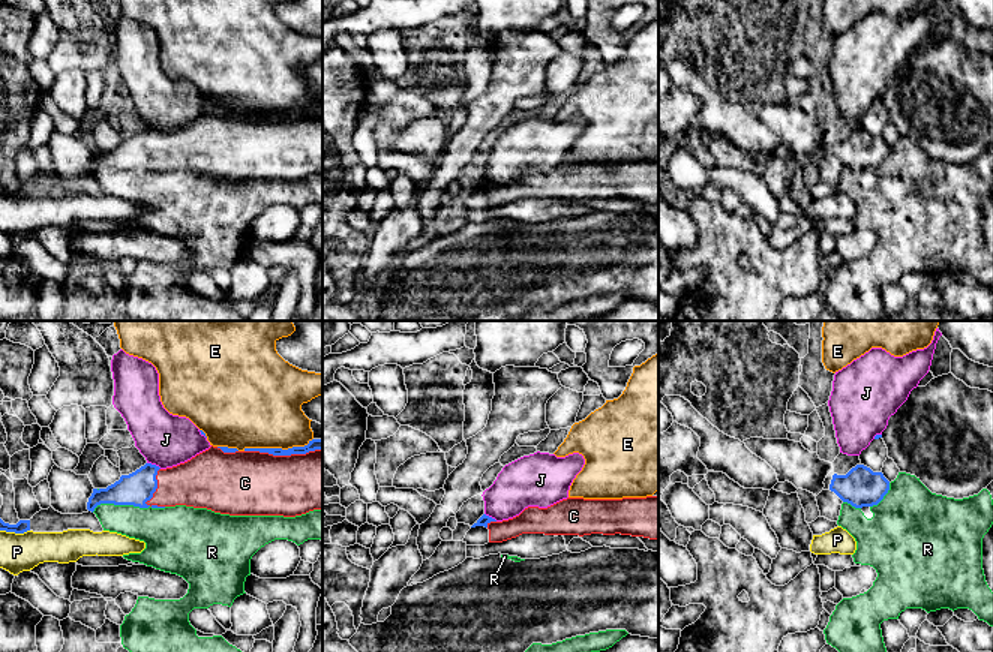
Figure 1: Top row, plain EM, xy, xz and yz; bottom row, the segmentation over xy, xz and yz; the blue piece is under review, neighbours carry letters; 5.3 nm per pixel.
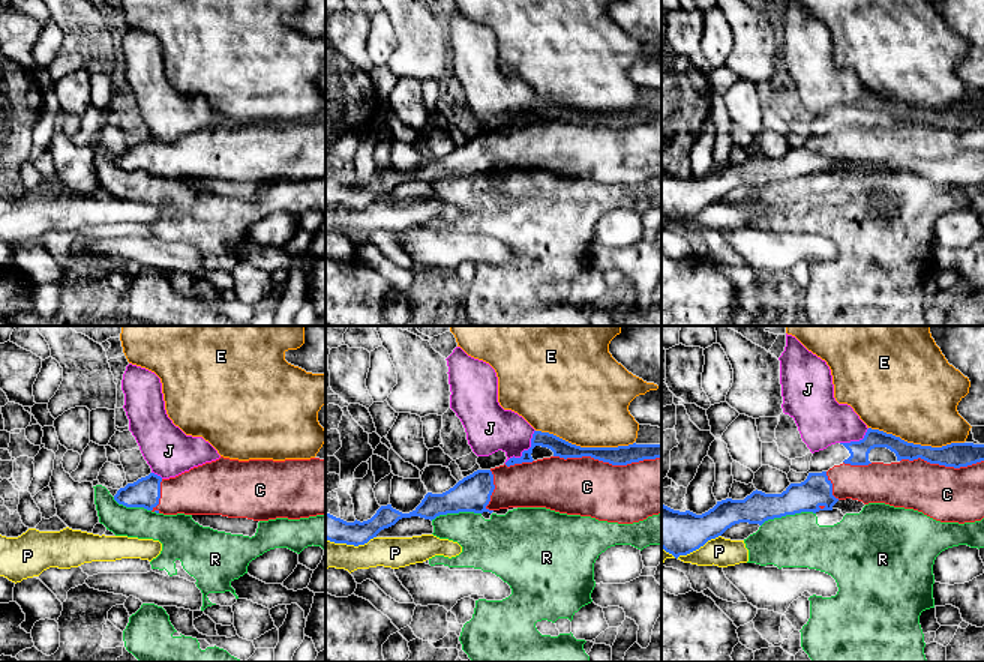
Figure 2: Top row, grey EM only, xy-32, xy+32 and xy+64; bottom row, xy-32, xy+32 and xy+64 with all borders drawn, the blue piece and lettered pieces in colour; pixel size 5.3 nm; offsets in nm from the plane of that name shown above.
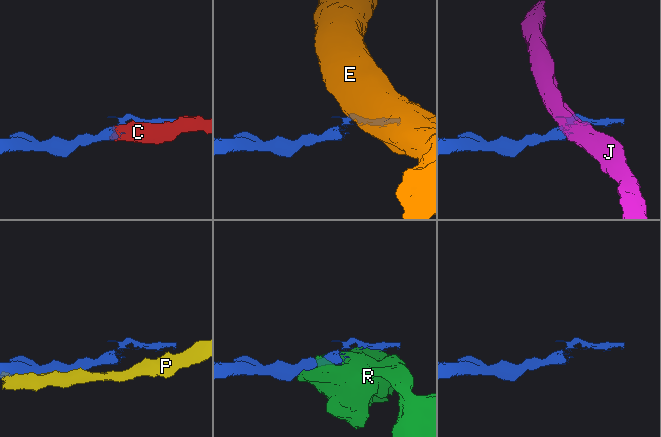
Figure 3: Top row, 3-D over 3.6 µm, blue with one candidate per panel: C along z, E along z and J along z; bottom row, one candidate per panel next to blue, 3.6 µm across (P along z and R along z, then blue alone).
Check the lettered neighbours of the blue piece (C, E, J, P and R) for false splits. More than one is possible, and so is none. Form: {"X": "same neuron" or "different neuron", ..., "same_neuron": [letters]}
{"C": "same neuron", "E": "different neuron", "J": "different neuron", "P": "different neuron", "R": "different neuron", "same_neuron": ["C"]}

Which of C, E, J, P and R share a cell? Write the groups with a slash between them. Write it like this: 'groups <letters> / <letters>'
groups C / E J / P / R

